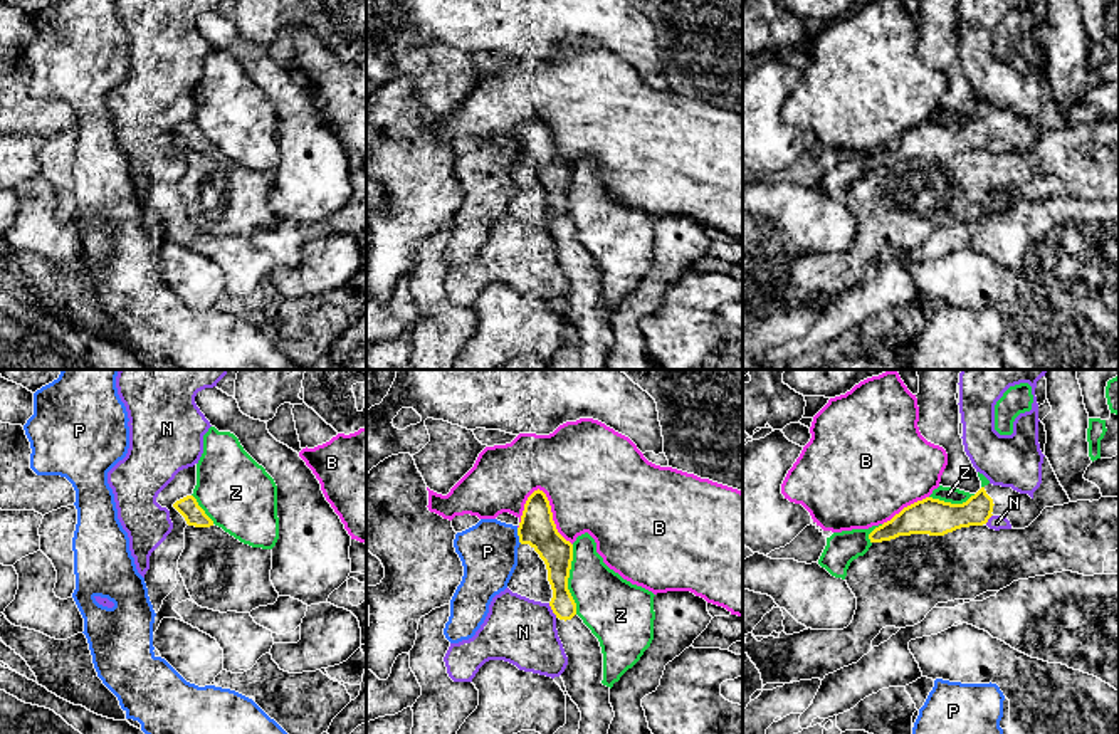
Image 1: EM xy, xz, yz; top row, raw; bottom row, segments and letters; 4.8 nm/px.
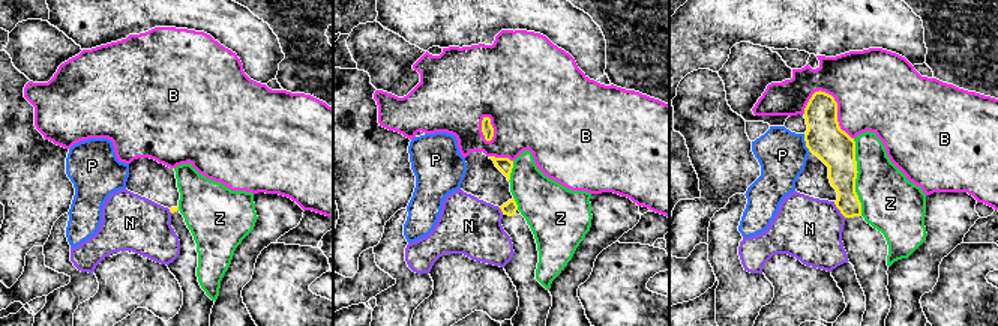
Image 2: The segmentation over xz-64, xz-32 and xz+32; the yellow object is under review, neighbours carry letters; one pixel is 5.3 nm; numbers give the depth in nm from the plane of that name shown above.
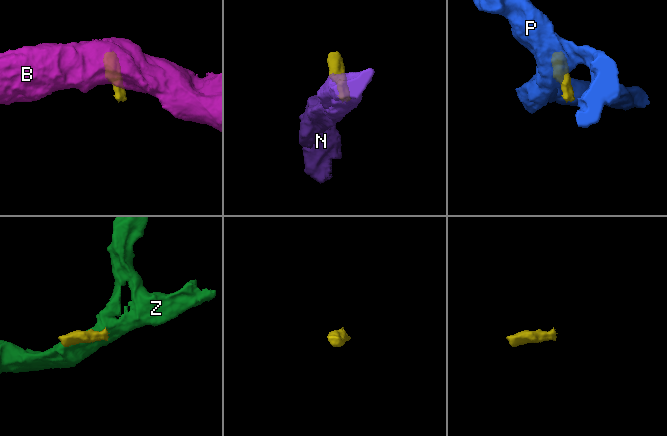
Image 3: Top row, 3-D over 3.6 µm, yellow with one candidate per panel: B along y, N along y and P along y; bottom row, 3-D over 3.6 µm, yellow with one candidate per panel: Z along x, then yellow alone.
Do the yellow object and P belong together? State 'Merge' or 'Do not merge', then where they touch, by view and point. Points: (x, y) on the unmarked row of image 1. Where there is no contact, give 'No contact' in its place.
Do not merge. Touches yellow at xz (518, 158)

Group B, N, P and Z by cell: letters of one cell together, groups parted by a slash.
B / N / P / Z

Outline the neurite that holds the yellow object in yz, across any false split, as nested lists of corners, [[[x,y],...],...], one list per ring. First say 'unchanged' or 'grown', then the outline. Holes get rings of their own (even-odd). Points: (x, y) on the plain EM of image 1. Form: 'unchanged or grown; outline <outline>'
grown; outline [[[1043,81],[1042,107],[1030,121],[1011,111],[988,107],[963,128],[951,128],[926,121],[875,151],[870,166],[890,165],[899,160],[929,158],[944,160],[961,151],[983,149],[991,139],[1003,139],[1013,153],[1028,151],[1045,131],[1069,128],[1070,123],[1060,109],[1050,86]]]

